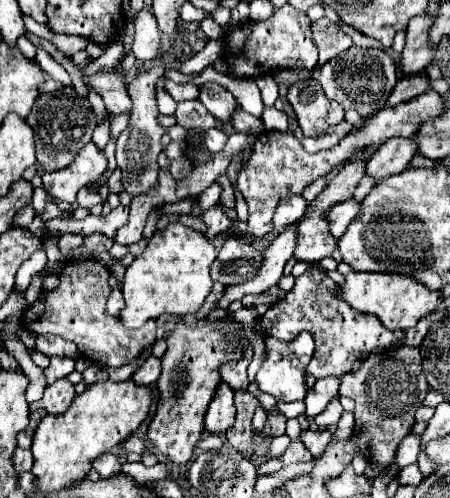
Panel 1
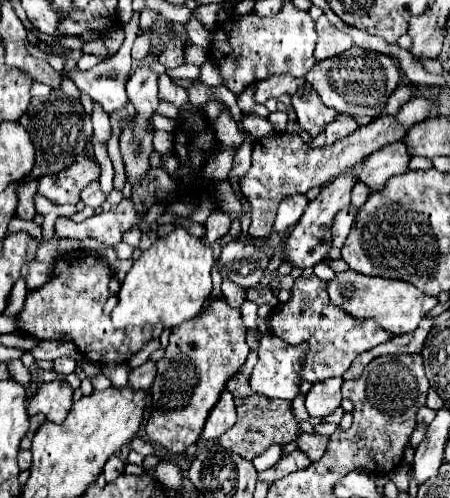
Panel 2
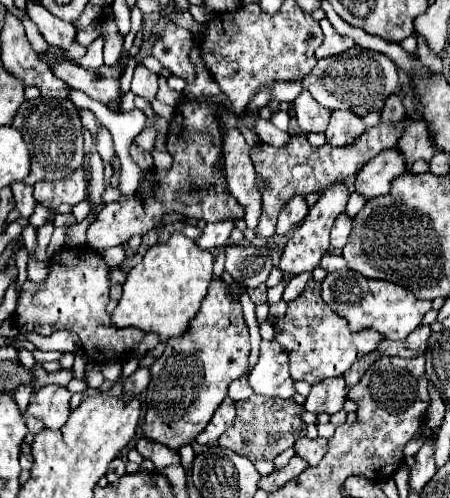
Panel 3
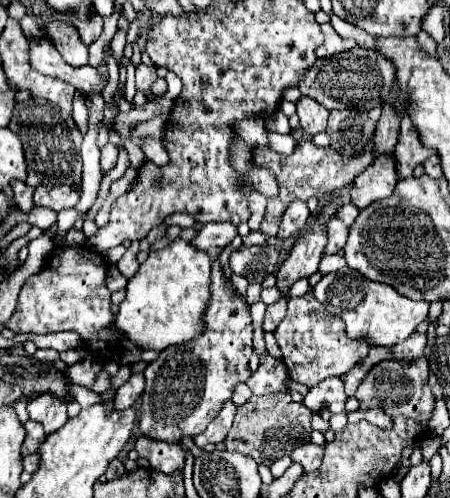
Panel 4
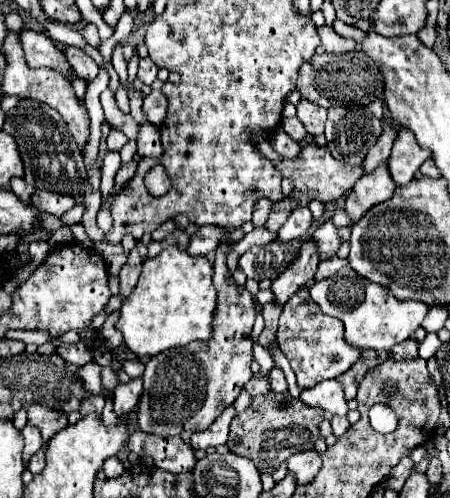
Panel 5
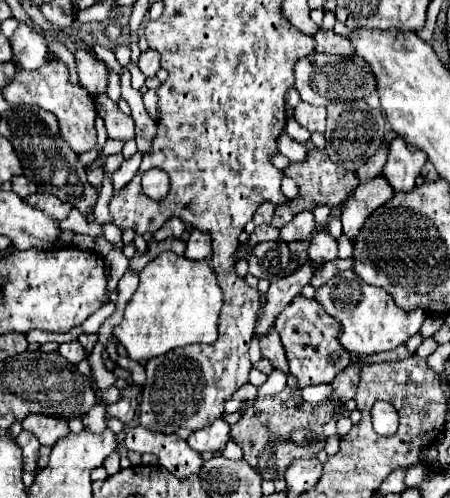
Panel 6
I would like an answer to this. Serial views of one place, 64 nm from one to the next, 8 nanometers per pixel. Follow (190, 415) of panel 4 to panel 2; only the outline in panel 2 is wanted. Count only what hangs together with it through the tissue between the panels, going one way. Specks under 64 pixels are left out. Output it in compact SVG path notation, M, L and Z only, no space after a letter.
M222 294L200 316L172 330L164 358L156 362L156 378L150 388L152 410L146 422L146 434L154 444L166 448L172 456L180 456L200 438L204 422L226 388L226 382L246 362L250 352L246 334L248 330L244 328L240 310L232 308Z

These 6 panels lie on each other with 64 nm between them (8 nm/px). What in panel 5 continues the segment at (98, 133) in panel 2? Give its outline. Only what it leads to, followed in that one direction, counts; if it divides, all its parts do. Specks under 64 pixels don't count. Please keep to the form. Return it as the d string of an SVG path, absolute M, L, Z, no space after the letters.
M108 152L104 162L102 162L102 184L100 184L100 192L102 192L102 204L108 202L110 192L114 188L114 176L120 168L120 154L118 152Z

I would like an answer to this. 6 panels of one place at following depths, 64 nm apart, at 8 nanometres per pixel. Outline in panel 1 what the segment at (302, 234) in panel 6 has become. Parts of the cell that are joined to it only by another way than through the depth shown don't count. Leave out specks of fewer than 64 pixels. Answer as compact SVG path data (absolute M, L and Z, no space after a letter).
M286 196L280 200L276 214L274 214L274 228L284 230L286 226L298 222L304 212L306 212L308 202L304 200L304 196Z

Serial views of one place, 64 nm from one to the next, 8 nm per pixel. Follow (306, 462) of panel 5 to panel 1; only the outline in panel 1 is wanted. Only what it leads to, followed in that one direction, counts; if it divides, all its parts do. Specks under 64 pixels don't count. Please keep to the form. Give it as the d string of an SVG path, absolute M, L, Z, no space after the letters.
M304 430L300 434L300 440L314 458L320 458L324 454L328 442L332 440L332 434L328 430Z

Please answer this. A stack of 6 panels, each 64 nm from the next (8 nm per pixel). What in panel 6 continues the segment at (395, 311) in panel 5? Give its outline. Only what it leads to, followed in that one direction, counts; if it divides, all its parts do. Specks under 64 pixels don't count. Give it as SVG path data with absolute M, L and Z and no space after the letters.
M352 270L342 272L338 278L326 282L320 290L316 290L316 300L330 316L334 316L342 324L342 334L338 340L348 352L356 356L370 356L394 350L410 336L418 334L426 318L422 308L416 308L412 312L400 310L388 292L384 292L382 288L368 286Z

